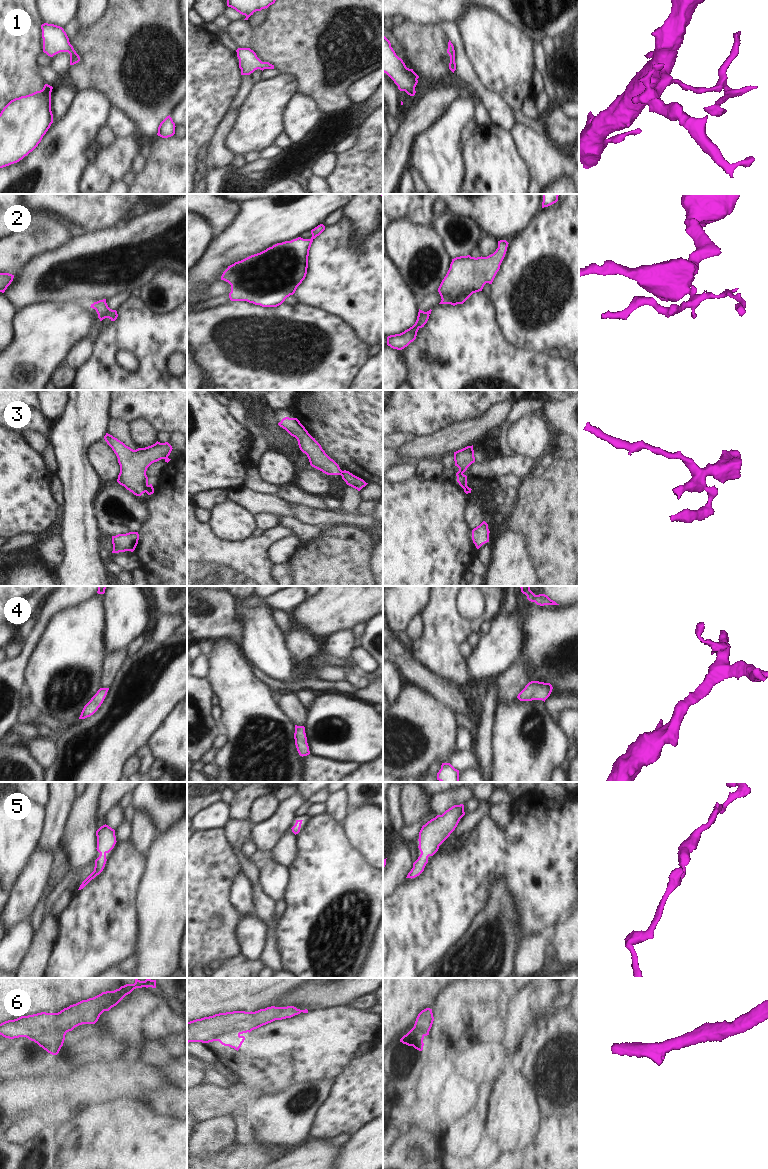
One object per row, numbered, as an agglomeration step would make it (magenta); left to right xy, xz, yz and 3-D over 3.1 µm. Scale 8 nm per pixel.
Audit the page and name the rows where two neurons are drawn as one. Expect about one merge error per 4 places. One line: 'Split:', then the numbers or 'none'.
Split: 3.

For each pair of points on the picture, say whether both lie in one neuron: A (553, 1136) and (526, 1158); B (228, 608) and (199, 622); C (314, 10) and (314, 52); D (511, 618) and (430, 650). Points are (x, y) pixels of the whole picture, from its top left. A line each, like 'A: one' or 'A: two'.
A: one
B: one
C: one
D: two

